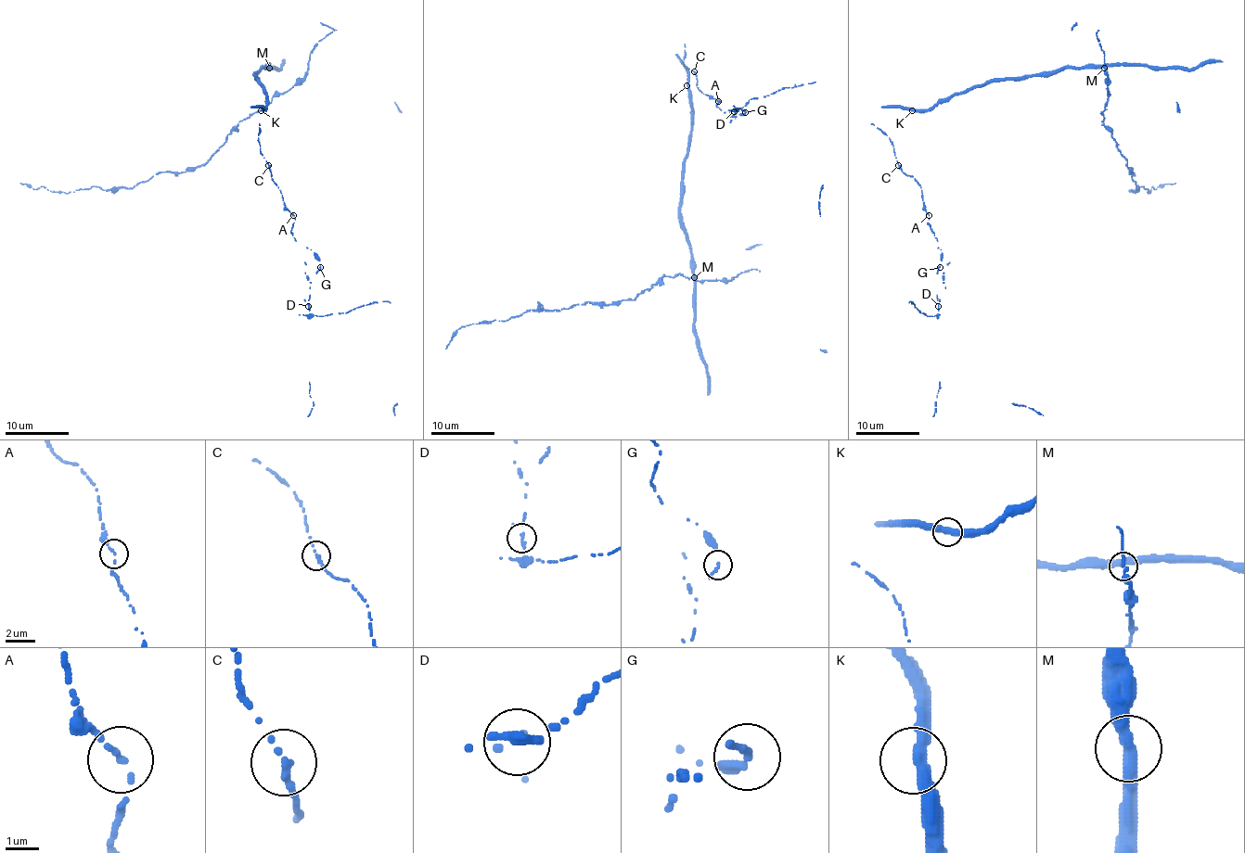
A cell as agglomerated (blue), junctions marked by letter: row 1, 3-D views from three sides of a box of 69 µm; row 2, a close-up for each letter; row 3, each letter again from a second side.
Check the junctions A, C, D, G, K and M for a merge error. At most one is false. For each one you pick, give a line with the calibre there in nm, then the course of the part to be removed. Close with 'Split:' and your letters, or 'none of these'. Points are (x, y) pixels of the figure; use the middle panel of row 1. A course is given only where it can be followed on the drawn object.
D: calibre 170 nm
Split: D

